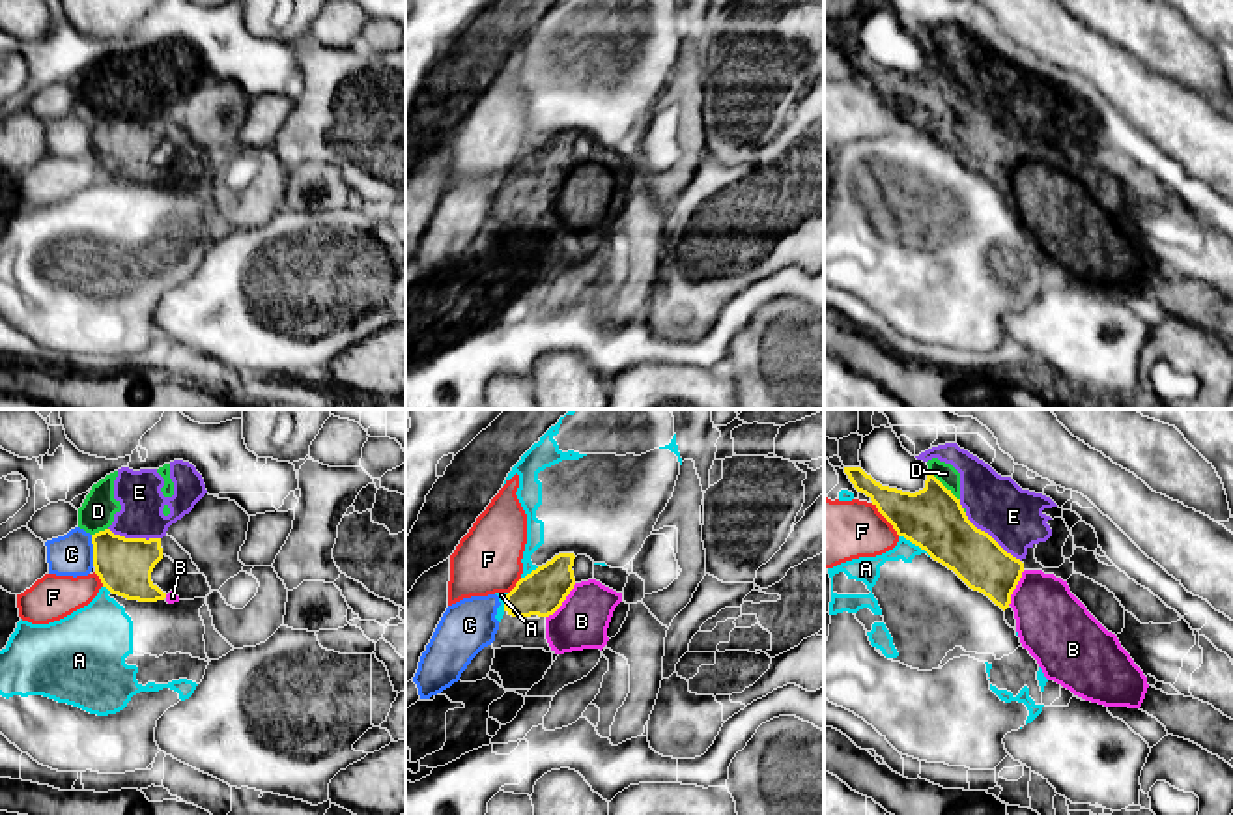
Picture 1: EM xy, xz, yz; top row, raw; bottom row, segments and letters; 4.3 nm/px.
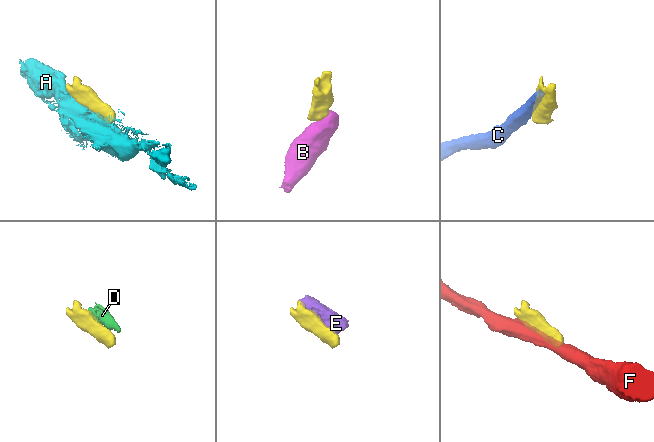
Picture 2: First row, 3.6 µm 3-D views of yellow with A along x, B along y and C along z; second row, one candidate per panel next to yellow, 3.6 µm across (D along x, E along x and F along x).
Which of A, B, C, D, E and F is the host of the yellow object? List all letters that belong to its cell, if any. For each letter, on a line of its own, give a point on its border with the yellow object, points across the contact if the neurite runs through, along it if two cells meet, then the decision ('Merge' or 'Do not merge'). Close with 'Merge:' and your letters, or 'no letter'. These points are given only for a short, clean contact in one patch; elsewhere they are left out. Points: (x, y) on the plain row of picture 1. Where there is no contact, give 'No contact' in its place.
A: Touches yellow at yz (916, 126). Do not merge
B: Touches yellow at xz (563, 182). Path across: xz (542, 172), (552, 172), (563, 182), (581, 202). Merge
C: Touches yellow at xy (94, 131). Do not merge
D: Touches yellow at yz (944, 68). Boundary: yz (931, 53), (959, 81). Do not merge
E: Touches yellow at yz (991, 118). Boundary: yz (964, 94), (1020, 142). Do not merge
F: Touches yellow at yz (886, 100). Do not merge
Merge: B

